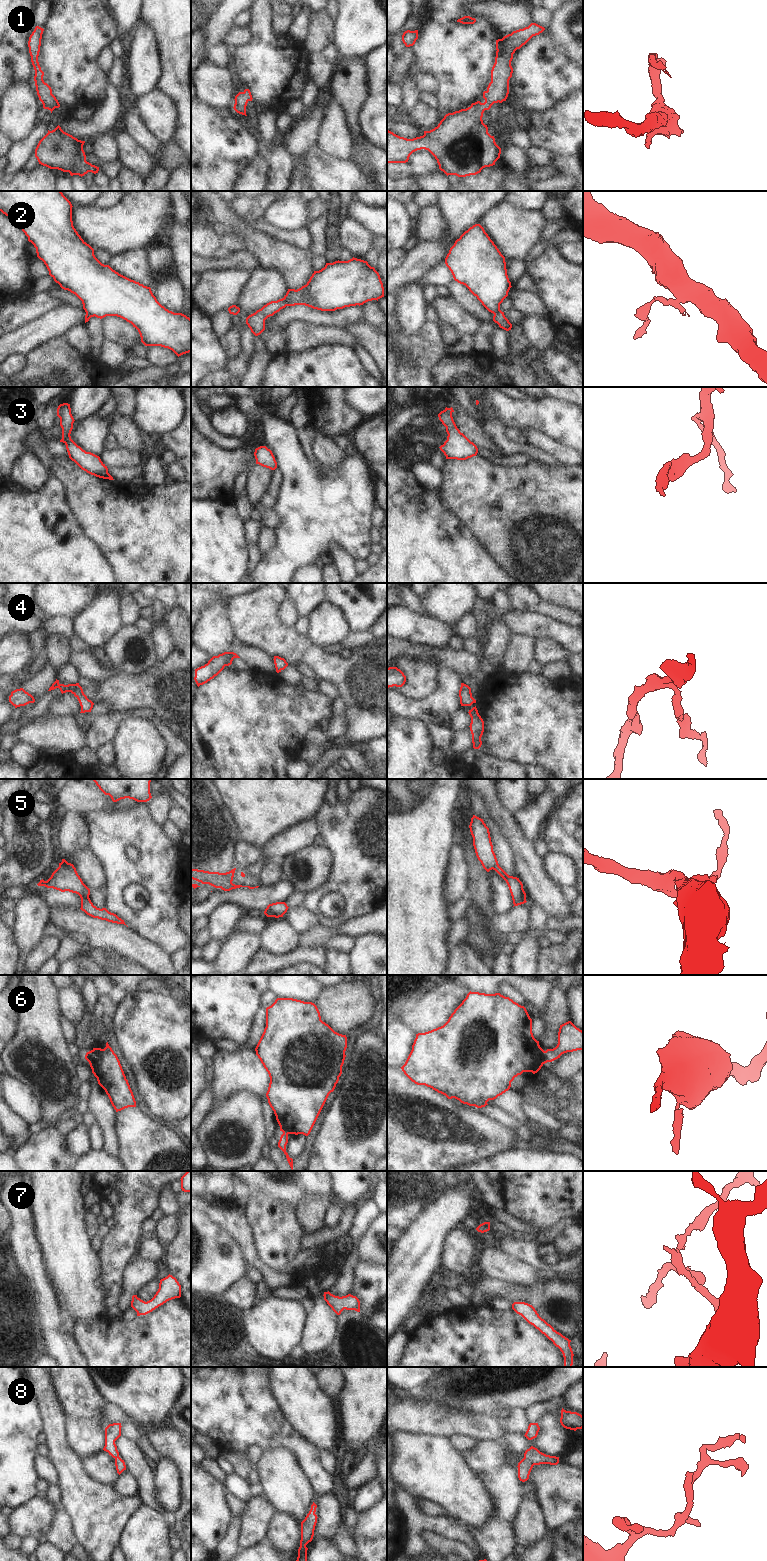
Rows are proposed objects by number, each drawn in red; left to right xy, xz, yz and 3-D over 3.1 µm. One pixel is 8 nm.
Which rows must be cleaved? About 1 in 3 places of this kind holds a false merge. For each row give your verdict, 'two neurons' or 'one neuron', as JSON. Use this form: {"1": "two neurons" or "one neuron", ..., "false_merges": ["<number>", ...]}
{"1": "one neuron", "2": "two neurons", "3": "one neuron", "4": "one neuron", "5": "one neuron", "6": "two neurons", "7": "one neuron", "8": "one neuron", "false_merges": ["2", "6"]}

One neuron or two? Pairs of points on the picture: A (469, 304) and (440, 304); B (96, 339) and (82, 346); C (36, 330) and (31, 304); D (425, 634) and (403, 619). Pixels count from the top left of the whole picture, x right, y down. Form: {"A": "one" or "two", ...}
{"A": "two", "B": "two", "C": "two", "D": "one"}

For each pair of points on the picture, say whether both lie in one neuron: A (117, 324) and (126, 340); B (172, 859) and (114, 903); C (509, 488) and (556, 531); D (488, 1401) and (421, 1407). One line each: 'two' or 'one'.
A: one
B: one
C: one
D: two

